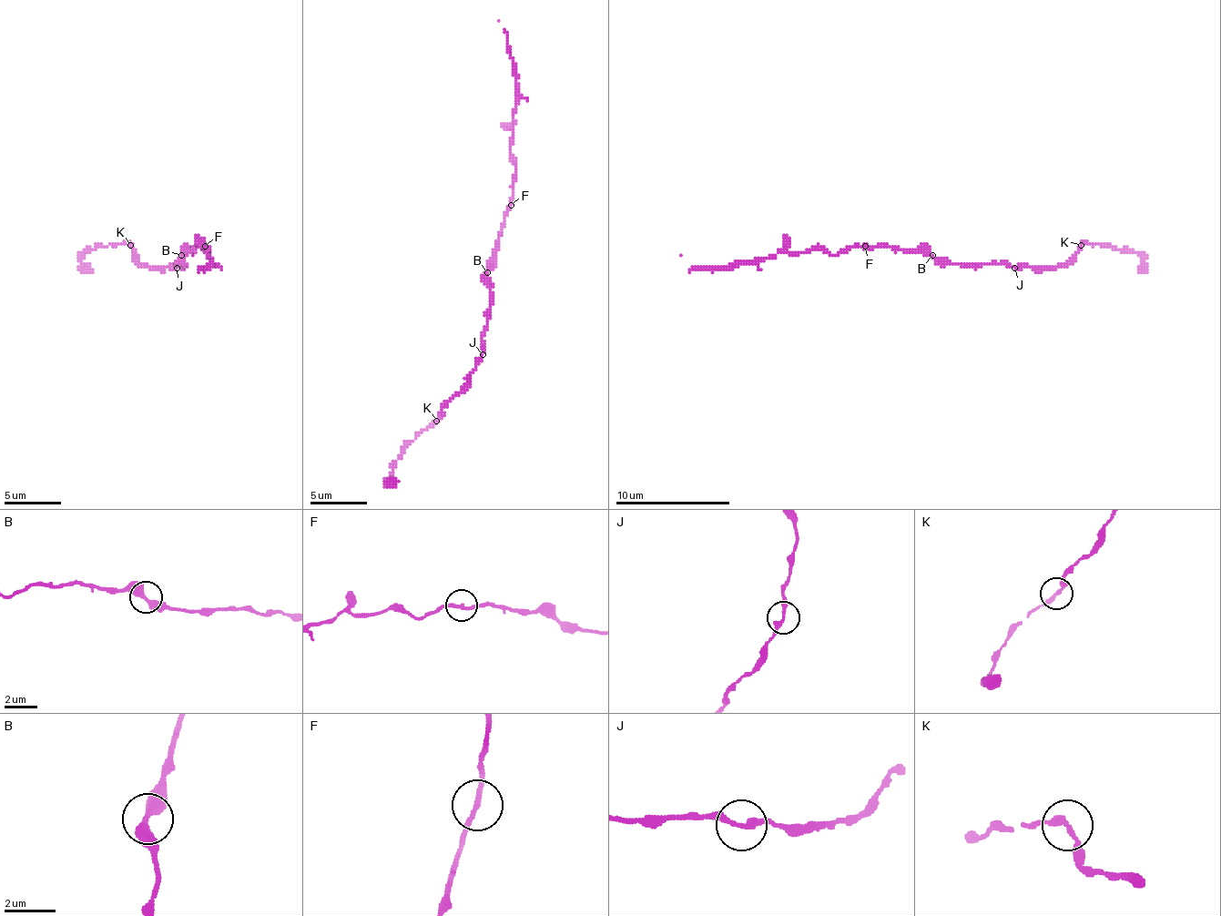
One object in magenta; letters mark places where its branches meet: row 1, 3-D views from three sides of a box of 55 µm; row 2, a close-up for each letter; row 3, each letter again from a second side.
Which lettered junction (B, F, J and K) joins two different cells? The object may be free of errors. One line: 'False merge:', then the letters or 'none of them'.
False merge: none of them

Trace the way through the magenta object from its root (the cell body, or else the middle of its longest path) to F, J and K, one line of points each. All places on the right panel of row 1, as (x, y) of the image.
F: (932, 258), (907, 249), (864, 247)
J: (932, 258), (944, 258), (952, 264), (1010, 264), (1015, 267)
K: (932, 258), (944, 258), (952, 264), (1061, 267), (1081, 244)

